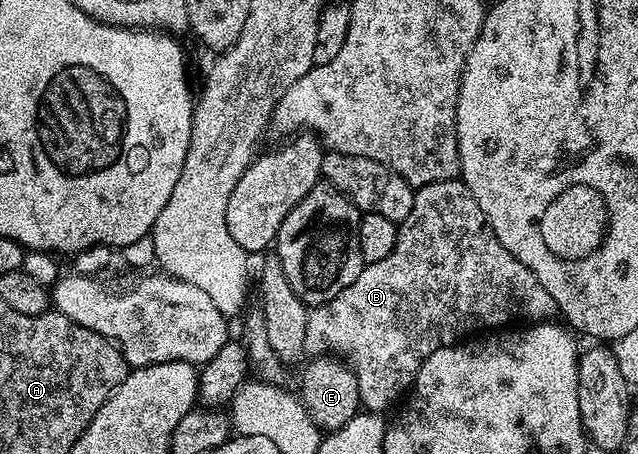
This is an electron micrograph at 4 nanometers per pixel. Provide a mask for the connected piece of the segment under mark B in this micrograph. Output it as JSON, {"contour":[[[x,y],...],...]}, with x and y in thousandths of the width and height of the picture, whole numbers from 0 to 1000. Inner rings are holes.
{"contour":[[[718,390],[701,399],[682,399],[676,407],[663,407],[649,419],[644,469],[638,469],[638,478],[622,502],[619,548],[613,548],[613,557],[607,557],[607,566],[600,566],[600,575],[571,581],[563,610],[556,610],[556,619],[550,619],[550,628],[544,628],[544,637],[538,637],[538,645],[519,654],[519,663],[513,663],[505,676],[486,683],[484,705],[480,711],[478,762],[486,775],[491,771],[491,778],[520,778],[545,800],[547,811],[556,822],[556,839],[563,848],[567,899],[586,910],[603,910],[603,903],[622,877],[627,881],[646,855],[647,833],[657,822],[663,795],[669,786],[676,786],[676,778],[682,778],[690,764],[707,764],[743,733],[754,733],[762,725],[785,725],[793,716],[809,714],[812,707],[853,711],[865,705],[868,694],[870,678],[864,663],[864,645],[857,645],[857,637],[851,637],[851,628],[845,628],[845,610],[839,610],[839,601],[832,601],[832,593],[826,593],[826,584],[820,584],[807,566],[801,566],[801,557],[795,557],[795,548],[788,548],[788,540],[782,540],[782,522],[776,522],[757,460],[751,460],[751,443],[745,443],[745,434],[738,434],[738,416],[732,416],[729,401]]]}

